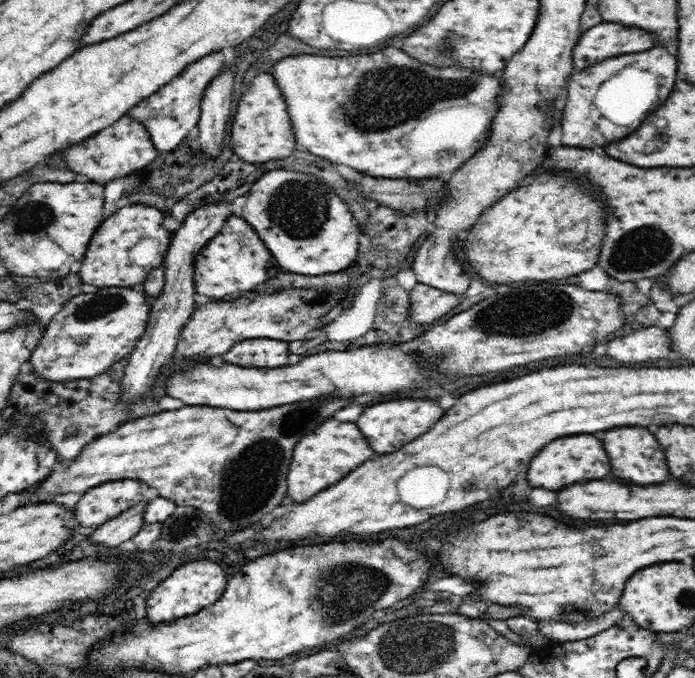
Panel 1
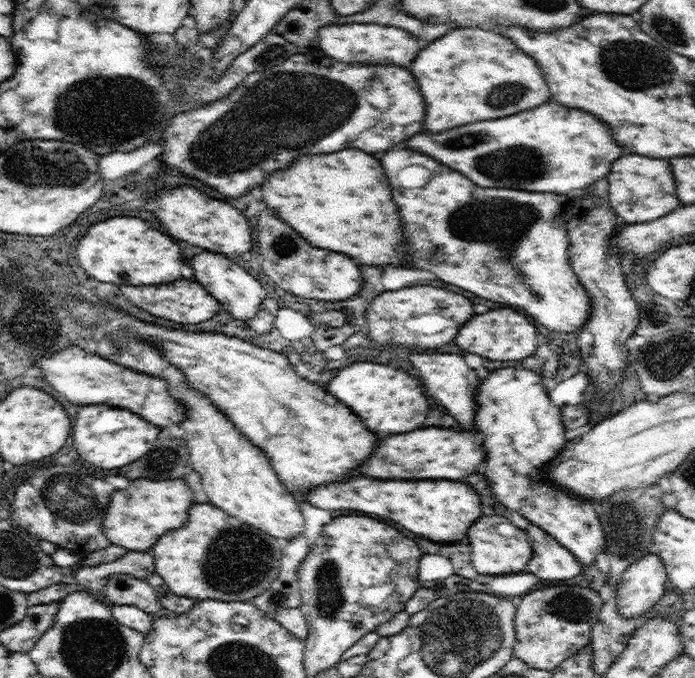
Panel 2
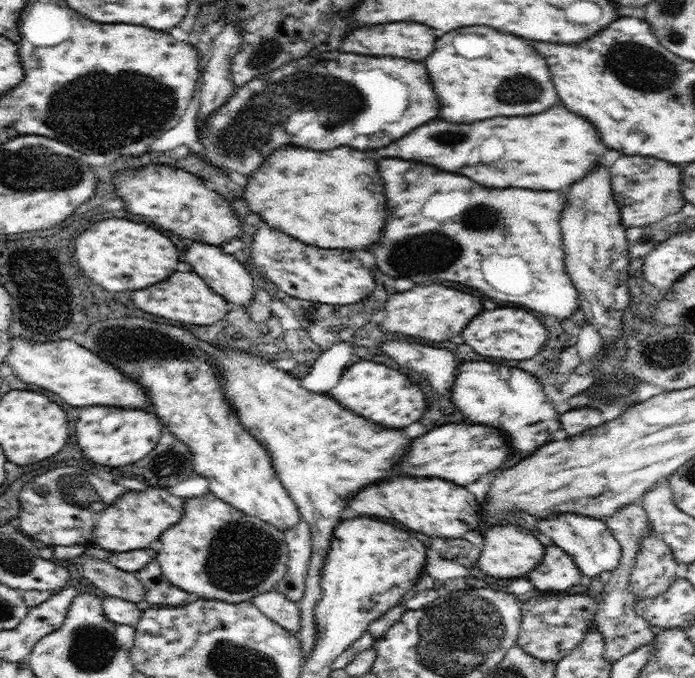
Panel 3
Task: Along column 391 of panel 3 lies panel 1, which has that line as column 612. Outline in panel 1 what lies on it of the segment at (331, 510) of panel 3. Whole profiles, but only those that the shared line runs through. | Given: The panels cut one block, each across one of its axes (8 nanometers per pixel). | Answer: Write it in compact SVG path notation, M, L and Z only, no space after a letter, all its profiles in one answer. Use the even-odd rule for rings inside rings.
M624 426L618 430L608 430L602 438L604 450L612 464L612 474L618 478L624 478L628 482L646 486L646 484L660 484L668 476L666 456L660 444L656 442L656 436L640 426Z

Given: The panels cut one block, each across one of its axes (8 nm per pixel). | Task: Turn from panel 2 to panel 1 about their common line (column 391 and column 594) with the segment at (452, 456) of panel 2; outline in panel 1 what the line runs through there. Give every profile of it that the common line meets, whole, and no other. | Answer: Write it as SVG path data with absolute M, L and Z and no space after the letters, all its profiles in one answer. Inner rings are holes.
M580 434L580 436L568 436L550 442L532 462L528 468L528 484L534 488L546 488L546 490L560 490L562 486L588 482L604 478L610 470L610 460L602 448L602 442L592 434Z

